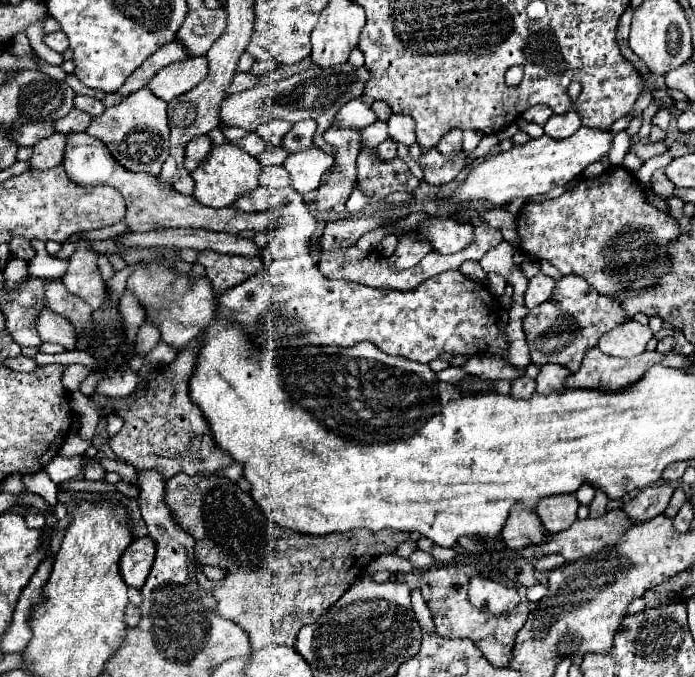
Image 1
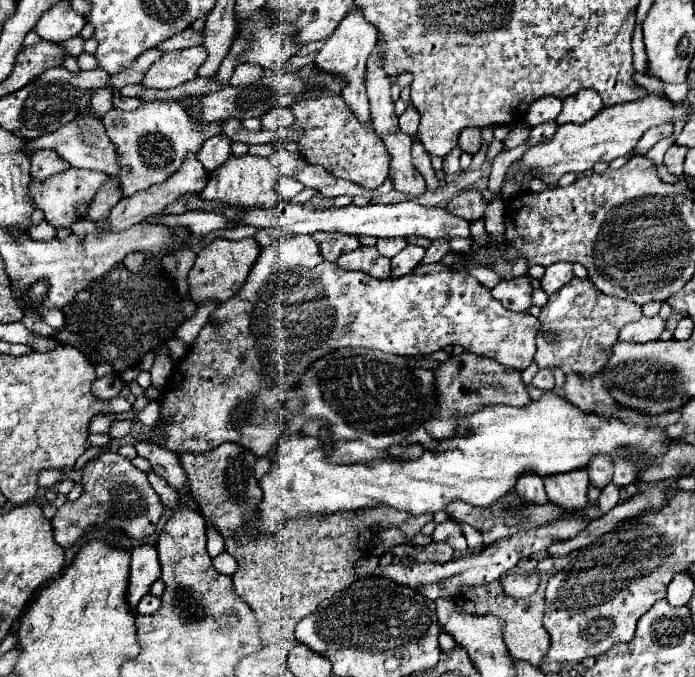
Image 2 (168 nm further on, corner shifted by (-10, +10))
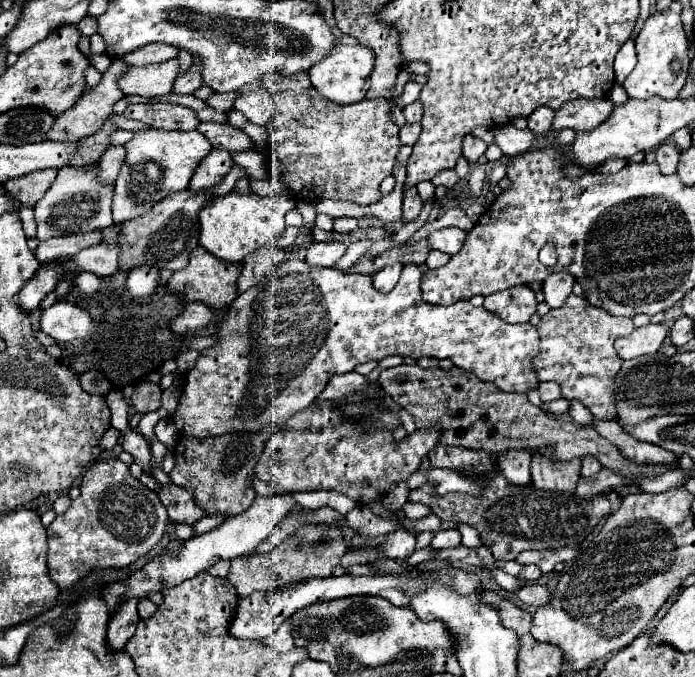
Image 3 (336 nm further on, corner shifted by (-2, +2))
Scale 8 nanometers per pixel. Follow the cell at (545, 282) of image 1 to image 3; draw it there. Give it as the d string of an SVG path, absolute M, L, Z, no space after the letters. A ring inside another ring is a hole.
M555 272L549 274L547 280L543 282L543 294L545 294L545 302L549 308L559 308L565 298L571 294L571 286L573 286L575 278L567 272Z

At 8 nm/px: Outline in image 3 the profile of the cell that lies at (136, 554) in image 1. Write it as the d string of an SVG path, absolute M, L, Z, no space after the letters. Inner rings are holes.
M127 600L119 612L115 612L107 626L107 644L111 650L121 650L125 642L133 636L137 628L139 616L137 616L137 600Z

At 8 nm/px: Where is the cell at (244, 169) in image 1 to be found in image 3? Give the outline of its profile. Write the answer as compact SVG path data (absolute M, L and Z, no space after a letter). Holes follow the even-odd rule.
M231 190L231 194L219 196L199 210L199 244L221 260L243 262L247 254L263 246L275 248L275 240L285 230L285 214L291 208L295 208L295 200L291 196L265 198L257 196L255 192L241 194L237 190Z

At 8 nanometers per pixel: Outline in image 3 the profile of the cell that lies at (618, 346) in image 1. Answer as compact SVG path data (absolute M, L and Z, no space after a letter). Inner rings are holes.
M647 324L643 328L635 328L631 334L621 336L615 340L615 350L623 360L645 356L645 354L655 354L665 336L669 334L669 328L663 324Z

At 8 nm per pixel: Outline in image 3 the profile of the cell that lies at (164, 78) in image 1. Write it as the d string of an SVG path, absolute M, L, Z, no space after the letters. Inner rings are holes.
M167 60L161 64L151 64L145 68L131 68L123 80L119 80L119 88L125 94L137 94L143 98L169 94L173 90L173 82L179 74L179 60Z

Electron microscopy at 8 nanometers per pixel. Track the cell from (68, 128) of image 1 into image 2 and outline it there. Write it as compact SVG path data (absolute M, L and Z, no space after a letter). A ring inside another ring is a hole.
M99 88L93 92L91 104L89 104L89 112L97 118L101 118L103 114L107 114L113 108L113 92L107 88Z

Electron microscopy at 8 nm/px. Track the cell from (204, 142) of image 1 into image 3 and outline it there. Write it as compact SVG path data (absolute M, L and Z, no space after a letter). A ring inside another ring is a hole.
M213 148L209 156L203 158L199 168L195 170L189 190L203 190L203 188L219 184L225 178L225 174L231 170L231 166L233 166L231 154L227 150Z

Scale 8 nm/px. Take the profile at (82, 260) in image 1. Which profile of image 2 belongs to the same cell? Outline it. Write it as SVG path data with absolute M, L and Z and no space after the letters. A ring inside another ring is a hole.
M111 176L111 180L103 182L99 192L93 198L93 204L89 208L89 218L91 222L95 220L107 220L107 212L121 200L121 188L119 188L119 178Z

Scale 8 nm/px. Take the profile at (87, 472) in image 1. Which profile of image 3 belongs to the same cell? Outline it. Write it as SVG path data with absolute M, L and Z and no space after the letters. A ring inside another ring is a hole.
M101 458L89 466L79 488L81 496L71 502L65 514L57 514L47 528L47 566L59 588L73 586L93 568L123 568L143 558L155 548L169 524L159 496L133 478L129 466L117 458Z

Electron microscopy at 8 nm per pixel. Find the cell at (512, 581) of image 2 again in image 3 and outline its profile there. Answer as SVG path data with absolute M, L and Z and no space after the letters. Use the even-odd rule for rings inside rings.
M537 582L523 584L515 594L519 596L519 600L523 600L527 606L533 606L533 608L539 608L551 600L551 592Z

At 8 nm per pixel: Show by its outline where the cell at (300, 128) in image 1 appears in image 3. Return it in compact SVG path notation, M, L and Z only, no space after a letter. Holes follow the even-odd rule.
M201 122L197 130L213 144L213 148L225 148L227 152L245 152L253 148L253 140L243 130L235 130L231 124Z

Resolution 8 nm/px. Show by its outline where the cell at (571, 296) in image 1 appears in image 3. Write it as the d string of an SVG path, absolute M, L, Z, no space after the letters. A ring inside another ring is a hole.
M567 296L561 308L549 310L537 324L541 338L539 354L533 358L533 370L539 380L553 380L561 386L561 394L567 400L579 400L597 418L613 418L613 378L621 368L613 342L617 336L631 334L633 320L623 316L611 316L603 308L591 306L581 296Z

